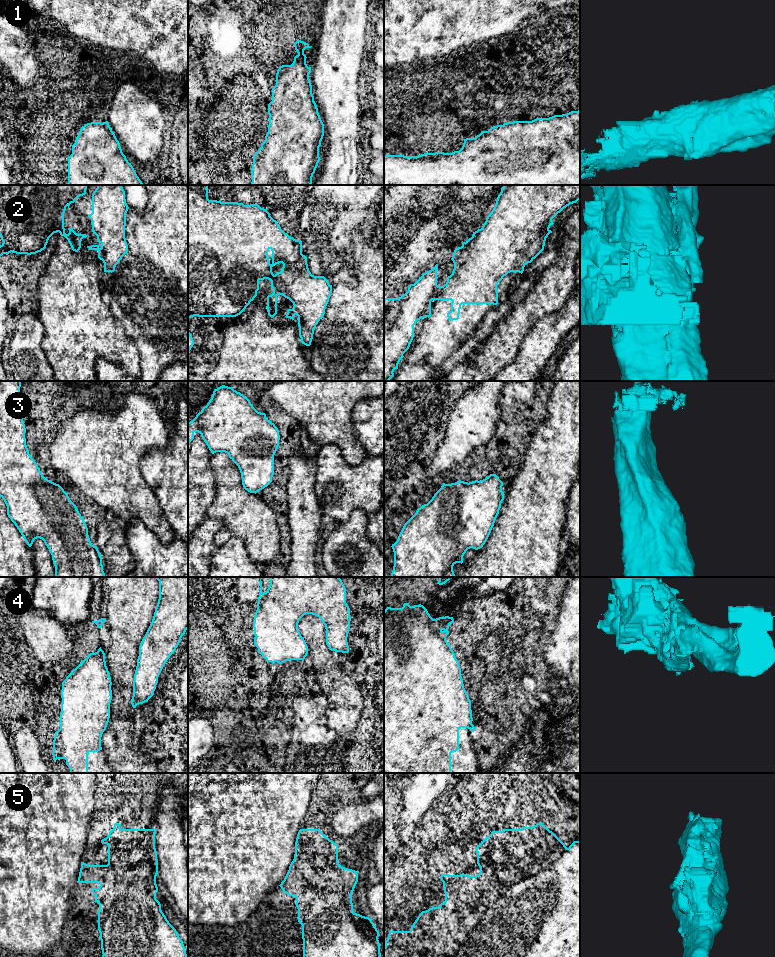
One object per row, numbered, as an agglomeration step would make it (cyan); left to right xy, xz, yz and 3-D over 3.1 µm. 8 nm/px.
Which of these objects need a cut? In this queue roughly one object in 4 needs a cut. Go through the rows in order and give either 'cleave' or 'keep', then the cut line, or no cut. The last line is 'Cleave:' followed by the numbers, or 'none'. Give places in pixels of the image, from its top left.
1: keep; cut none
2: cleave; cut yz (487, 216), (488, 227), (501, 241), (510, 241), (532, 260)
3: keep; cut none
4: keep; cut none
5: keep; cut none
Cleave: 2

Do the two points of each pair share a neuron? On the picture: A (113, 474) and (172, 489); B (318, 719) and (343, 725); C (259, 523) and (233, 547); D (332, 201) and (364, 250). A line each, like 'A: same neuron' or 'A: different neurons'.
A: different neurons
B: different neurons
C: different neurons
D: different neurons

